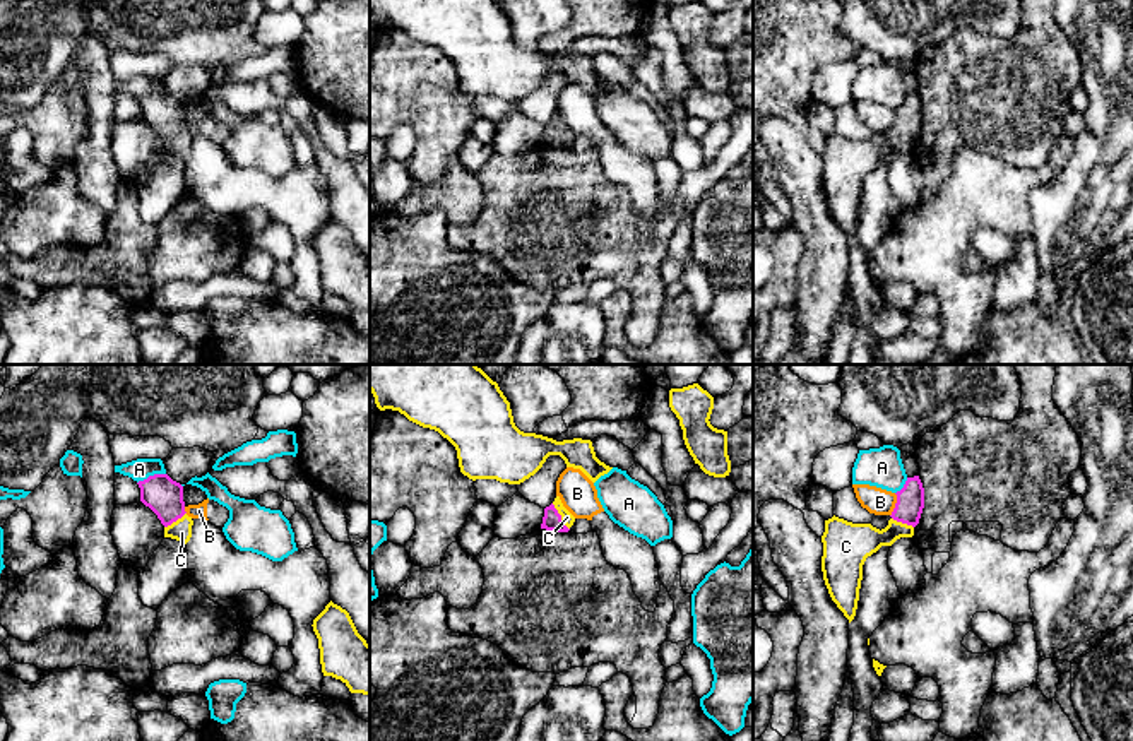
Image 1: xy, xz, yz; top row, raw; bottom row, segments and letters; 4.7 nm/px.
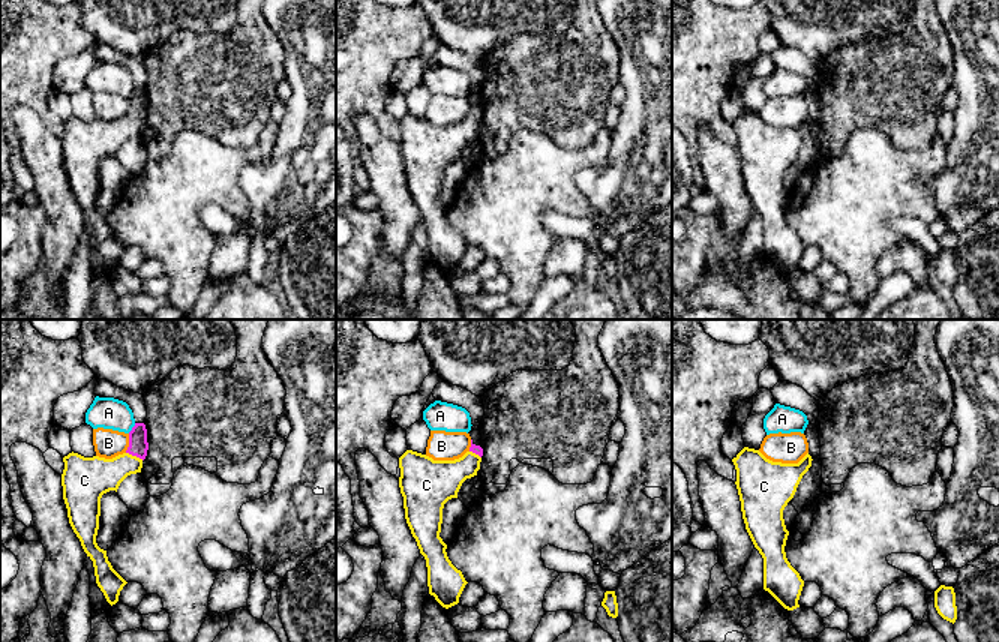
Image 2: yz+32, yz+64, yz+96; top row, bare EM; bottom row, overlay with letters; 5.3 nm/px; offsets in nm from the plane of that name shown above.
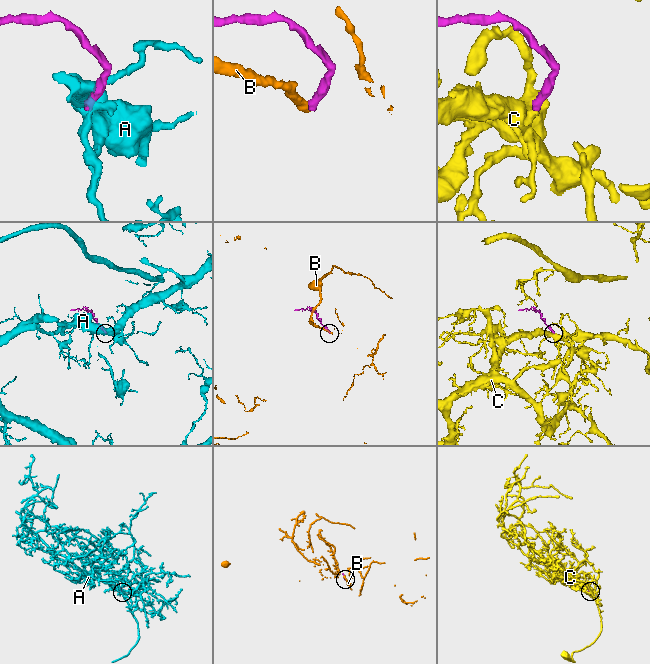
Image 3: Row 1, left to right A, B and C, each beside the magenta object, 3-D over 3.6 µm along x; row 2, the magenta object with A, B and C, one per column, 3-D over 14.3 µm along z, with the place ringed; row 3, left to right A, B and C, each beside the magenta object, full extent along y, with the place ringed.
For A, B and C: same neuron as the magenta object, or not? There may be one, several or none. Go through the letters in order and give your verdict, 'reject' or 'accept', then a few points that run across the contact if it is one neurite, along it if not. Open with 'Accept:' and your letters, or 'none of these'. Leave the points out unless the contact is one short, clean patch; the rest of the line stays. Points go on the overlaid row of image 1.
Accept: C
A: reject | xy (165, 473), (154, 473), (137, 483)
B: reject | yz (895, 493), (895, 507), (890, 515)
C: accept | xz (551, 521), (560, 517), (567, 517)

